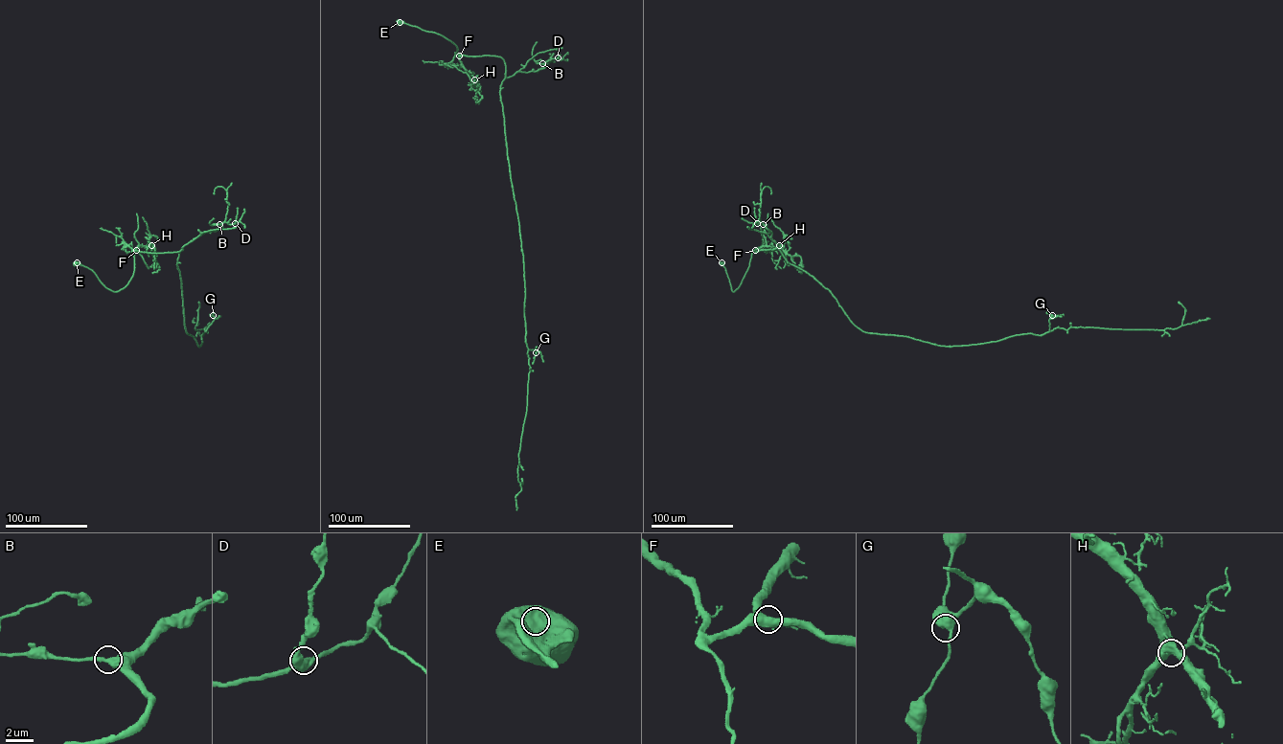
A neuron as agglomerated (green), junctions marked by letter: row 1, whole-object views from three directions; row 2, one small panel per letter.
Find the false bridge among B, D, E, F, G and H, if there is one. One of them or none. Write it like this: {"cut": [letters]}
{"cut": []}

